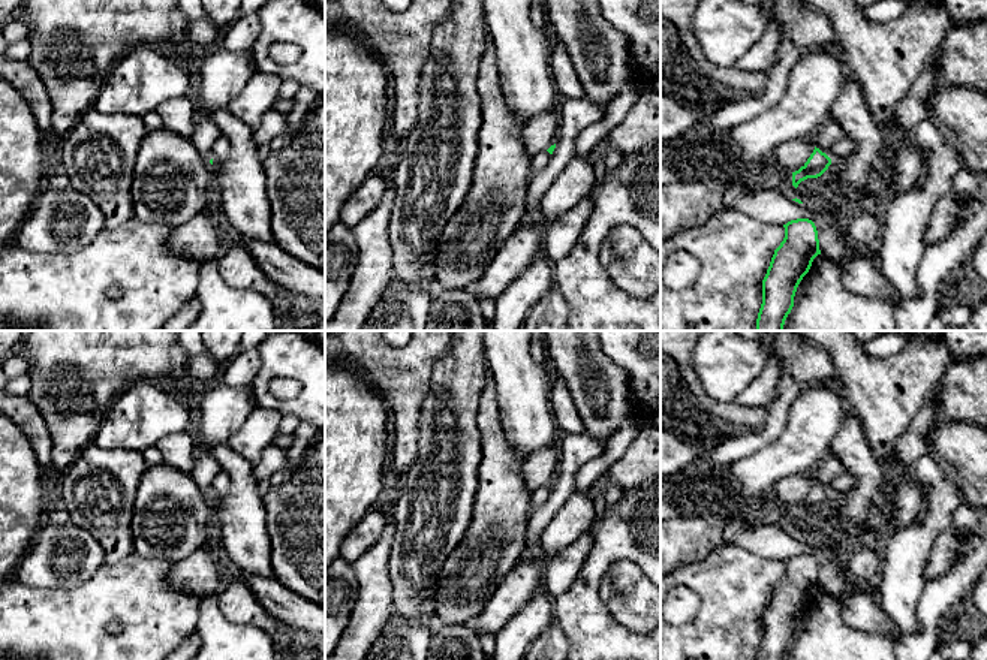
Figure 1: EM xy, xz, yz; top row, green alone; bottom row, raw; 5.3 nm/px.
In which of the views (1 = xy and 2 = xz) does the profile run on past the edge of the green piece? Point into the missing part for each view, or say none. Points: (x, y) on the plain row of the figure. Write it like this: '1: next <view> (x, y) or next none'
1: next none
2: next xz (539, 497)

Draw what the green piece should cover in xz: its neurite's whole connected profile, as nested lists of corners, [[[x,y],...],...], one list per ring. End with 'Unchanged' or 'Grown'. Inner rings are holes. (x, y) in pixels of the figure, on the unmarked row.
[[[556,479],[551,480],[547,486],[538,488],[532,492],[530,495],[532,512],[539,510],[547,504],[554,483]]]. Grown

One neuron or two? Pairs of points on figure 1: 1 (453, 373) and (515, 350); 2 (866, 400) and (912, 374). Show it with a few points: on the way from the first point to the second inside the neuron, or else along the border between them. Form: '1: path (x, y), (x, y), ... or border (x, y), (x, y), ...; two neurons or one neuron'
1: border (483, 346), (489, 368); two neurons
2: path (878, 392), (885, 392), (896, 382), (900, 382); one neuron

